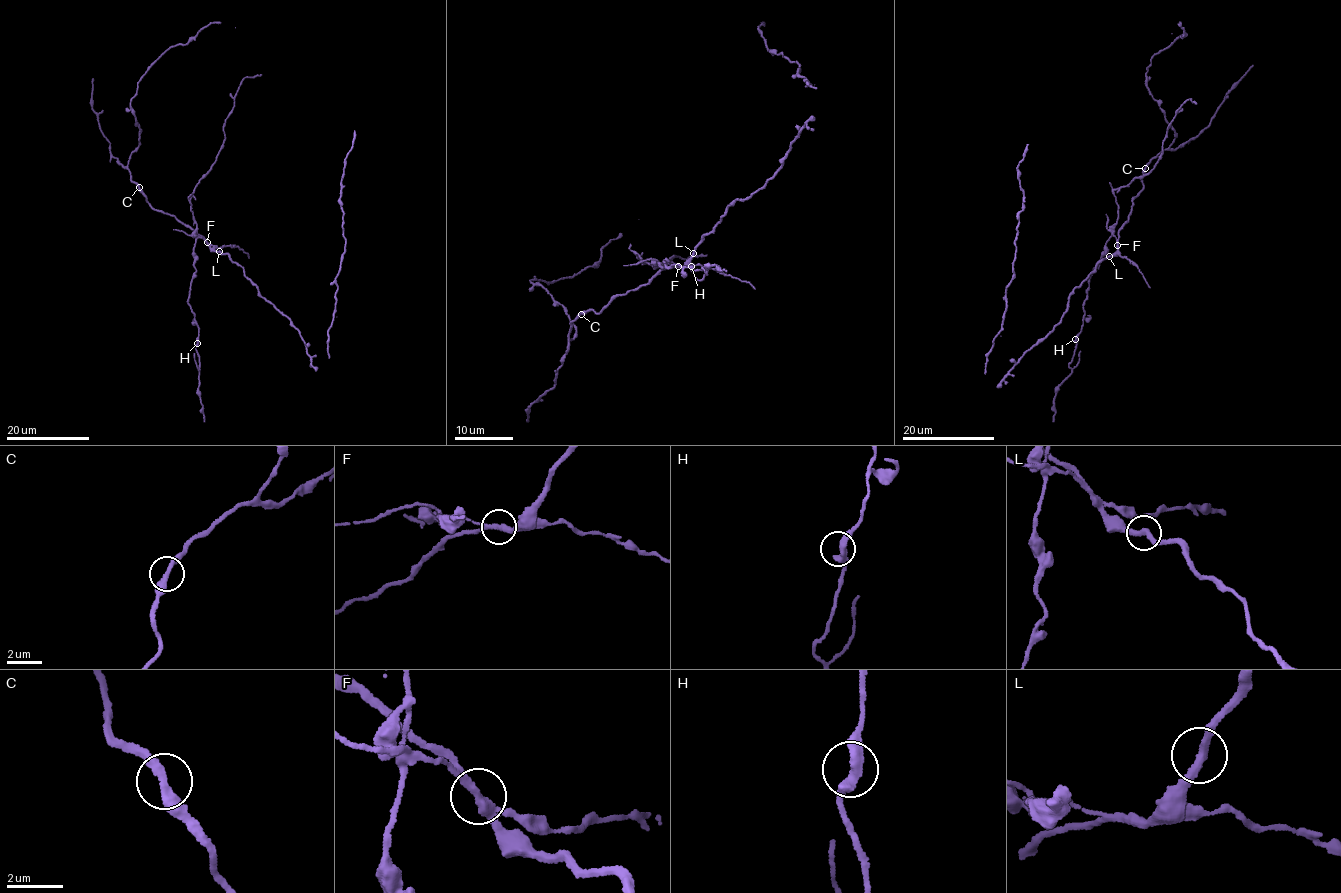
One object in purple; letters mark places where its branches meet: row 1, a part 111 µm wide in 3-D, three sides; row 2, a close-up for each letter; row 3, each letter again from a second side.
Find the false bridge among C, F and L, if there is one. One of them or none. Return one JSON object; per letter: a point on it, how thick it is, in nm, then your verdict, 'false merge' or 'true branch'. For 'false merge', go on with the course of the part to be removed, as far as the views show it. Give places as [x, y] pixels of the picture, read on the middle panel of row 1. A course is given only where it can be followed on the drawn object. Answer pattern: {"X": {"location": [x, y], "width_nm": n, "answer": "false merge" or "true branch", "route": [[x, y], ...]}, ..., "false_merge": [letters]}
{"C": {"location": [581, 314], "width_nm": 340, "answer": "true branch"}, "F": {"location": [678, 266], "width_nm": 320, "answer": "false merge", "route": [[677, 266], [647, 262], [635, 252], [644, 263], [668, 268], [673, 255], [706, 256]]}, "L": {"location": [693, 253], "width_nm": 300, "answer": "true branch"}, "false_merge": ["F"]}

